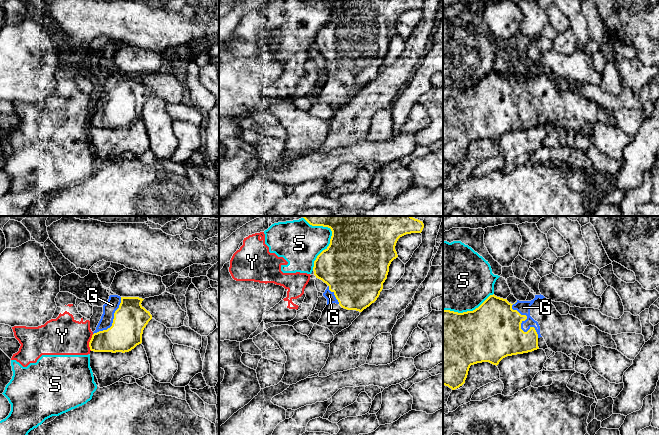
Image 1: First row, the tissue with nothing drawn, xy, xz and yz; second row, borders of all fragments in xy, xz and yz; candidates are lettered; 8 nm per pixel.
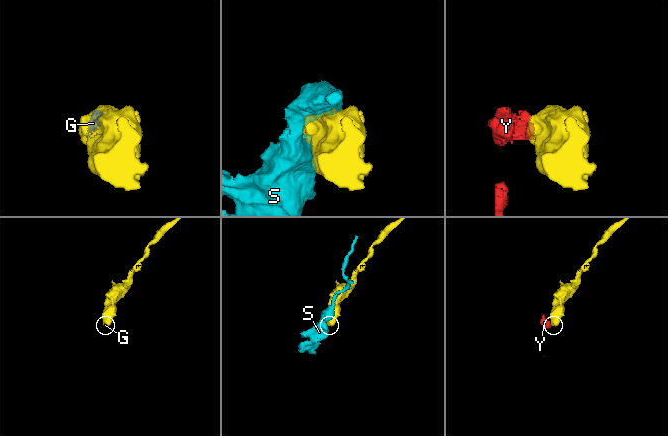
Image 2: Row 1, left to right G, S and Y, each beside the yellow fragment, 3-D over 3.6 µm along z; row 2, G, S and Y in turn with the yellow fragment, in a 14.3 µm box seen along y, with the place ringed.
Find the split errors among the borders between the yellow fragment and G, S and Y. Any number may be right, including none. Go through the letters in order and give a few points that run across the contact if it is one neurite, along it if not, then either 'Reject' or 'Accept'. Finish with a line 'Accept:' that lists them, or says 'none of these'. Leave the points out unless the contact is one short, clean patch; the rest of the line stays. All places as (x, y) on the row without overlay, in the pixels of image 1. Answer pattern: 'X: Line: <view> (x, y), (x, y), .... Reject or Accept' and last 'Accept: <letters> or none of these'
G: Accept
S: Reject
Y: Line: xy (93, 110), (89, 118), (90, 126). Reject
Accept: G

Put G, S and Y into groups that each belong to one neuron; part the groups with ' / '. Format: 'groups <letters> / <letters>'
groups G / S Y

